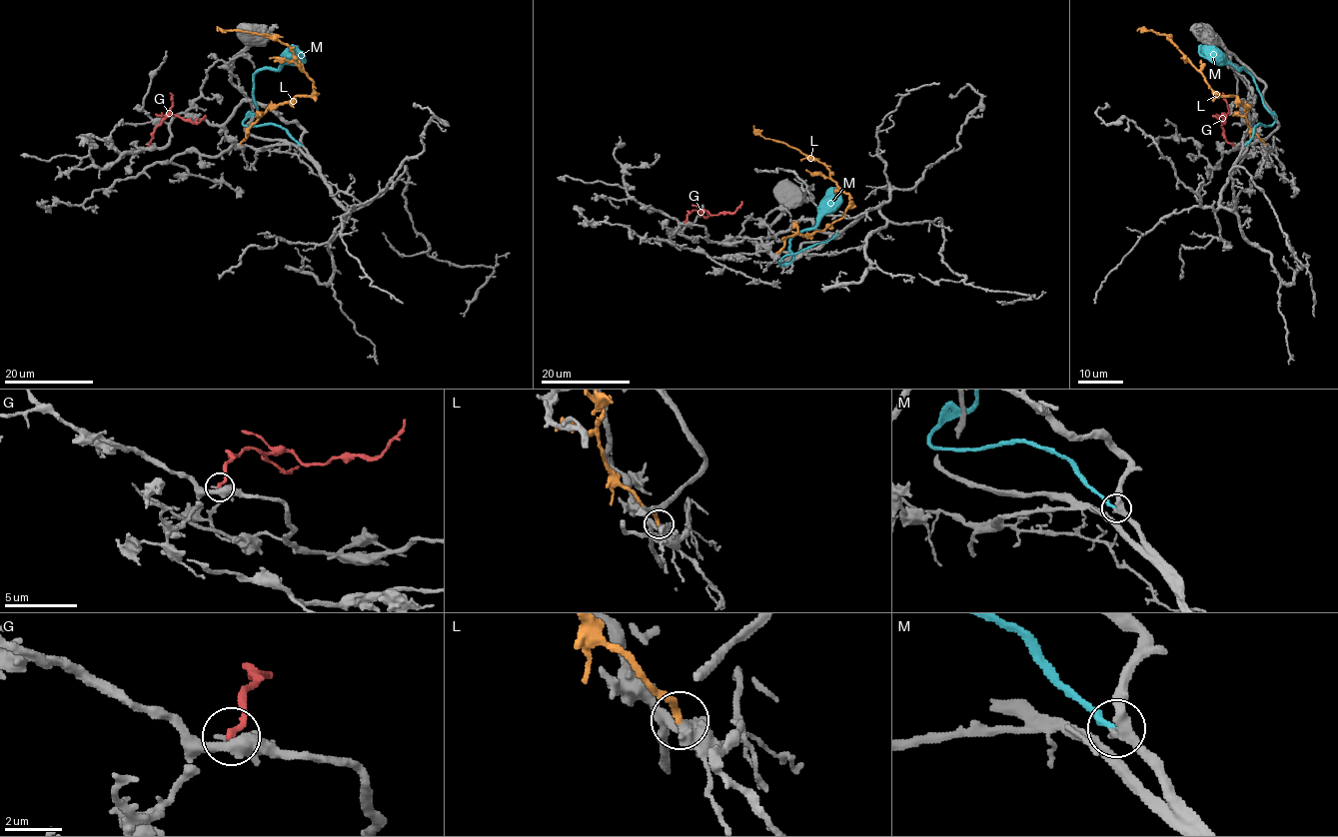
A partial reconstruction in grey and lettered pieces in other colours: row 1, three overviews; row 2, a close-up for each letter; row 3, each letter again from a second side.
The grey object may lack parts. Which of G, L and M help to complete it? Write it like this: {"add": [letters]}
{"add": ["L"]}

